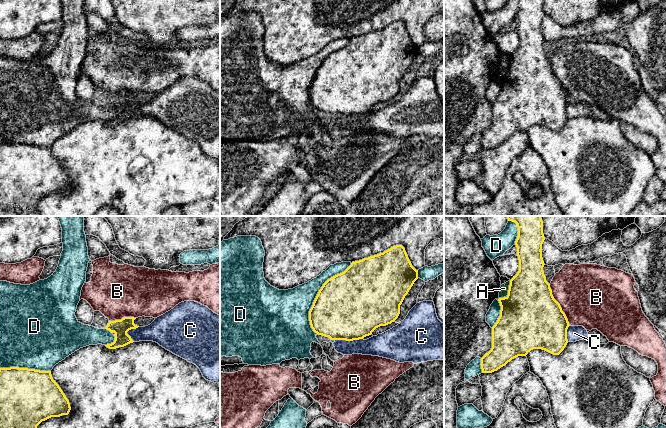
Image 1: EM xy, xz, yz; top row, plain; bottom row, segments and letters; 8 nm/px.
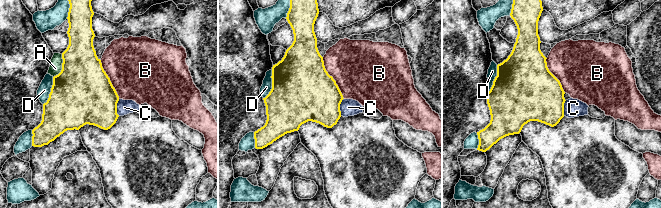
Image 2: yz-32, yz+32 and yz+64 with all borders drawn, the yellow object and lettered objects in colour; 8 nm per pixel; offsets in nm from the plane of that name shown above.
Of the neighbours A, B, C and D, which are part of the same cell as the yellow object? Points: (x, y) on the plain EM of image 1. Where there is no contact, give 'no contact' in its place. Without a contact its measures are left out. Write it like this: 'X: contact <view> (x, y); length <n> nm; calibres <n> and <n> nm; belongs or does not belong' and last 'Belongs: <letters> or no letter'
A: contact yz (508, 68); length 170 nm; calibres 480 and 70 nm; does not belong
B: contact yz (559, 81); length 380 nm; calibres 480 and 480 nm; does not belong
C: contact xz (348, 116); length 220 nm; calibres 500 and 160 nm; does not belong
D: contact xz (317, 71); length 650 nm; calibres 500 and 300 nm; does not belong
Belongs: no letter

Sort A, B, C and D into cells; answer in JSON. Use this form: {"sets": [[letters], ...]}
{"sets": [["A"], ["B"], ["C", "D"]]}

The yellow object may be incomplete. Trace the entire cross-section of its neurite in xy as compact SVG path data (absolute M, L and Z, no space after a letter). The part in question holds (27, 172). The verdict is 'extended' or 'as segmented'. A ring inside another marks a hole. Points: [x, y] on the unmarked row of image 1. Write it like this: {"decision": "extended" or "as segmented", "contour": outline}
{"decision": "as segmented", "contour": "M0 144L0 216L39 216L37 202L51 193L68 191L69 176L53 156L51 147Z"}

